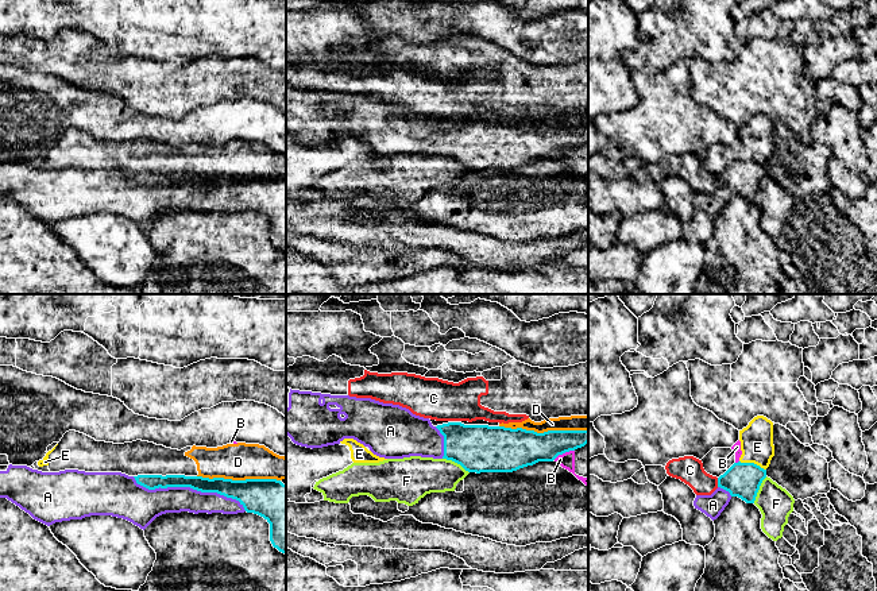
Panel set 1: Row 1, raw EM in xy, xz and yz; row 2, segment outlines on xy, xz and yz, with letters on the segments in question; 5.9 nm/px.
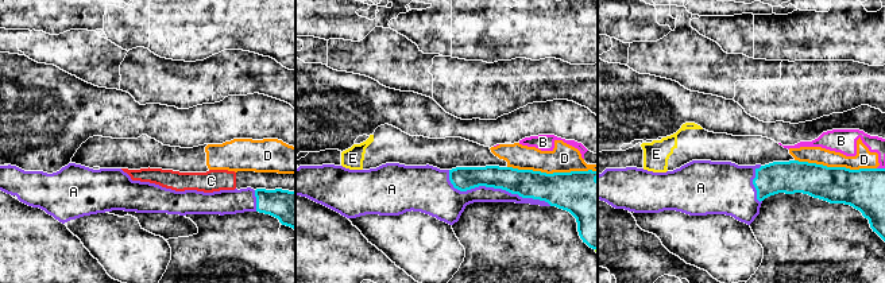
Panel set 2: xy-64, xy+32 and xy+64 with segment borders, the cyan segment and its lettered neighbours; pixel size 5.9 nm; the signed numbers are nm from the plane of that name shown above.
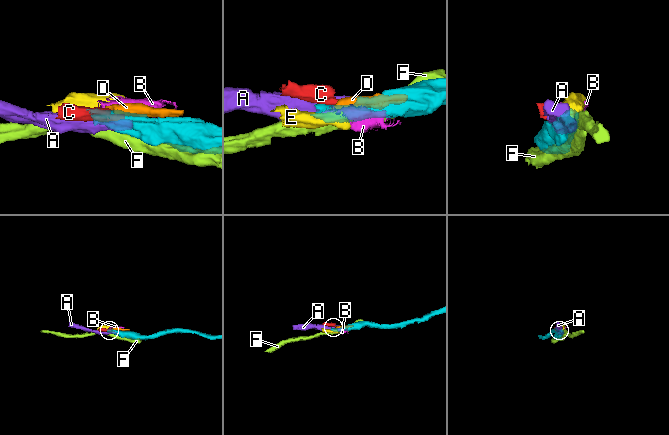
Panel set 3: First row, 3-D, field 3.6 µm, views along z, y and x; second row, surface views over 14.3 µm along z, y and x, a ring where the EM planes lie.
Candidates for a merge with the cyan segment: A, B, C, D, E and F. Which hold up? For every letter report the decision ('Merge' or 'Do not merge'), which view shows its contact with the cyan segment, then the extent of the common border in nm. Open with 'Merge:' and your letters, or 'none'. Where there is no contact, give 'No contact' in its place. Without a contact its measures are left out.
Merge: A
A: Merge. Touches cyan in xy. Shared border 700 nm
B: Do not merge. Touches cyan in xz. Shared border 140 nm
C: Do not merge. Touches cyan in yz. Shared border 60 nm
D: Do not merge. Touches cyan in xz. Shared border 550 nm
E: Do not merge. Touches cyan in yz. Shared border 170 nm
F: Do not merge. Touches cyan in xz. Shared border 180 nm

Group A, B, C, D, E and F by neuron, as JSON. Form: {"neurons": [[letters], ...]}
{"neurons": [["A"], ["B", "D", "E"], ["C"], ["F"]]}

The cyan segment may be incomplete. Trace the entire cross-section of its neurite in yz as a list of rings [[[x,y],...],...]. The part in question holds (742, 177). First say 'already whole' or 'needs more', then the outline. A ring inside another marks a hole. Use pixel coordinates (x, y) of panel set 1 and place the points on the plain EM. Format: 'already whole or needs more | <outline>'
needs more | [[[734,161],[718,175],[718,186],[711,193],[696,193],[694,204],[714,219],[733,194],[738,194],[746,201],[754,201],[765,175],[766,167],[754,161]]]

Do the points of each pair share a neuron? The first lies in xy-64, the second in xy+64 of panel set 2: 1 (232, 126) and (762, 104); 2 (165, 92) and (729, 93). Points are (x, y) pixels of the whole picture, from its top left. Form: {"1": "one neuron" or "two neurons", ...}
{"1": "two neurons", "2": "one neuron"}

